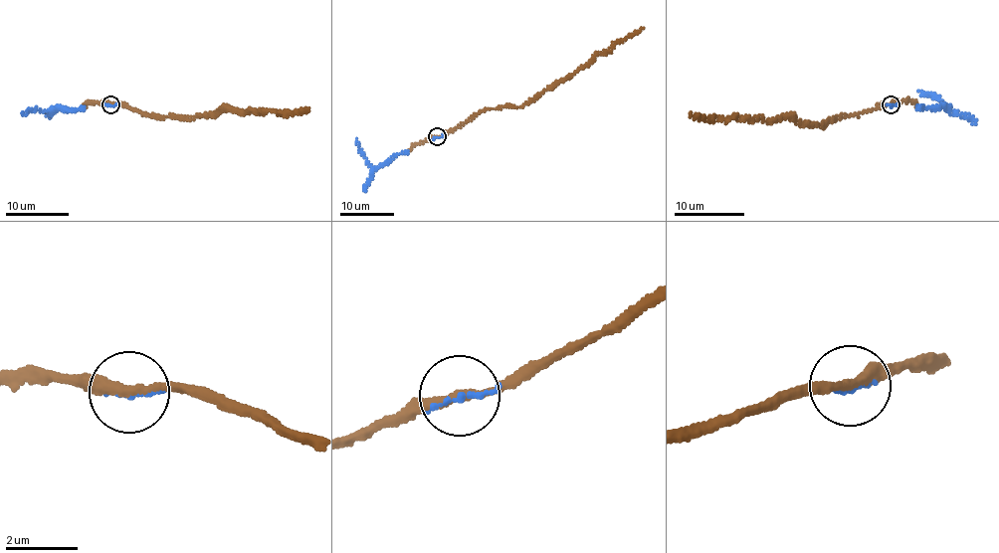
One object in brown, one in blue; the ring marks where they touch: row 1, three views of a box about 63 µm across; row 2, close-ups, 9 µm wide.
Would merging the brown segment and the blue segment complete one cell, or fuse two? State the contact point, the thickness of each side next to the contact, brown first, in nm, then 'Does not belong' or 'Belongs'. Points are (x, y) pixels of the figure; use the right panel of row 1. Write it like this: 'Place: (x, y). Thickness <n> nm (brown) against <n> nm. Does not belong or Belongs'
Place: (891, 104). Thickness 260 nm (brown) against 120 nm. Belongs

